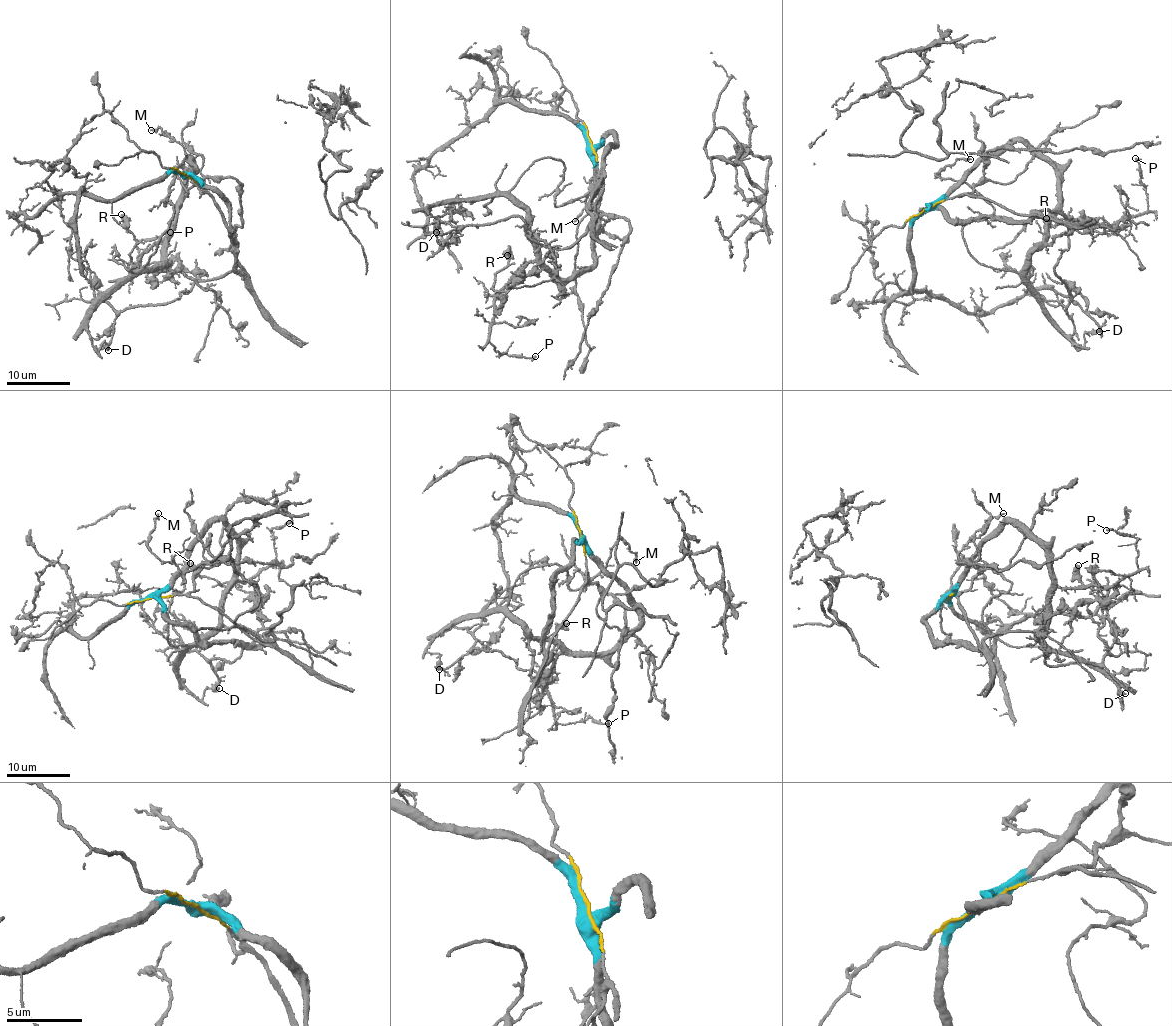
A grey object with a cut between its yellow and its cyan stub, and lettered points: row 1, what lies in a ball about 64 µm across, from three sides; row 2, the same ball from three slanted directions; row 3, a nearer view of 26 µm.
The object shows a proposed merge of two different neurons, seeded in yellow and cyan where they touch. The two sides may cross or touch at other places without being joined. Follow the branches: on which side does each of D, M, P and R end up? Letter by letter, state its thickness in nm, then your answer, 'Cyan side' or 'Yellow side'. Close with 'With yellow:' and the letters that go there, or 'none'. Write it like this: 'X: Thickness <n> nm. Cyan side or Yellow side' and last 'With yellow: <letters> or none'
D: Thickness 160 nm. Cyan side
M: Thickness 190 nm. Cyan side
P: Thickness 240 nm. Cyan side
R: Thickness 280 nm. Cyan side
With yellow: none

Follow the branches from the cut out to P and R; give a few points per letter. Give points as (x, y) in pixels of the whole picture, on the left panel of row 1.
P: (183, 173), (194, 169), (190, 159), (175, 226), (137, 273), (139, 241), (171, 233)
R: (183, 173), (225, 202), (241, 269), (204, 281), (192, 272), (135, 269), (133, 233), (121, 214)

